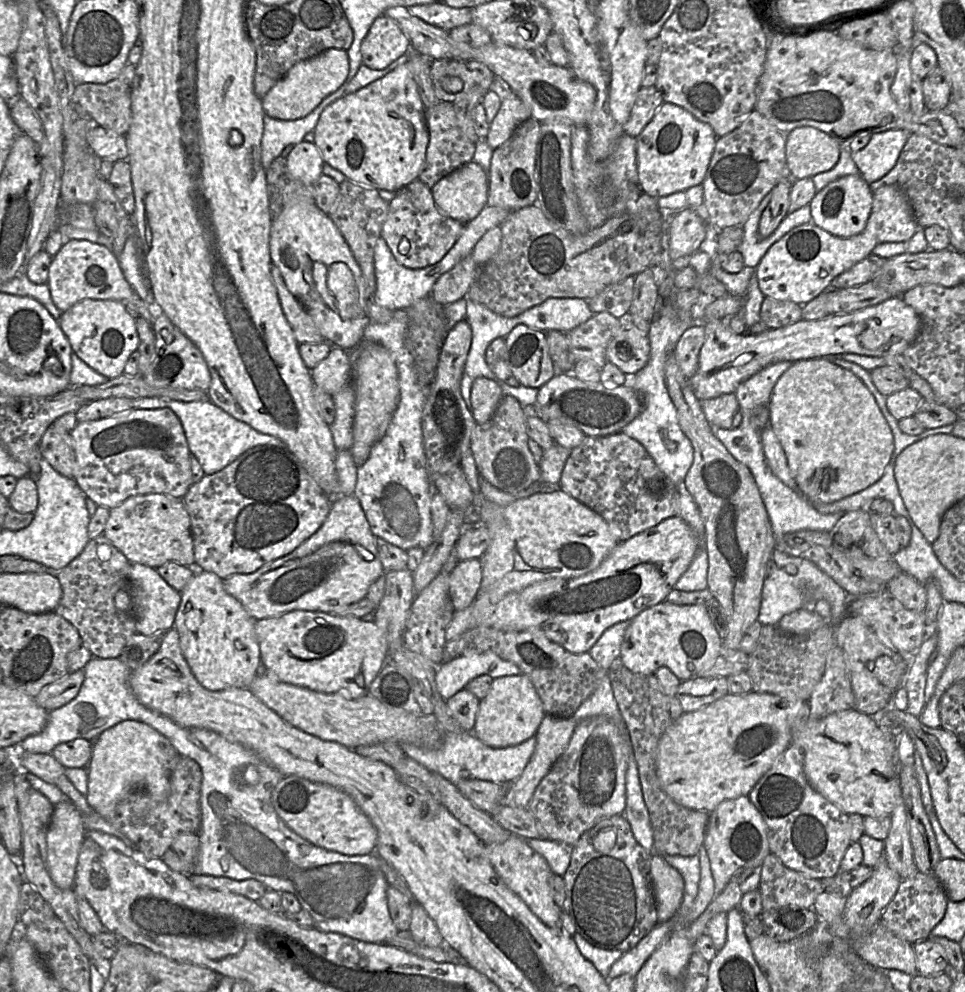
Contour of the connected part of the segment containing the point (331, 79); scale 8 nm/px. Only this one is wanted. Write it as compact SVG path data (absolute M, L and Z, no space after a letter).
M331 48L296 63L262 99L265 115L294 121L310 114L328 95L336 91L349 73L347 50Z

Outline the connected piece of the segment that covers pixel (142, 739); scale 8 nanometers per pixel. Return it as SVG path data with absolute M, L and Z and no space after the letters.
M125 720L105 730L93 742L92 757L87 766L87 801L94 812L109 821L118 803L130 792L142 790L161 802L170 794L170 776L179 753L171 742L151 726Z

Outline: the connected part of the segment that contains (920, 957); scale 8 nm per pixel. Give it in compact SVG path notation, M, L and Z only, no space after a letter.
M927 938L913 945L918 974L925 976L938 975L949 966L944 948Z

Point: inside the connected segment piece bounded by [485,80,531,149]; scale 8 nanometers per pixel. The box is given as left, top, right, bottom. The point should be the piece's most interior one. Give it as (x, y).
(513, 111)

